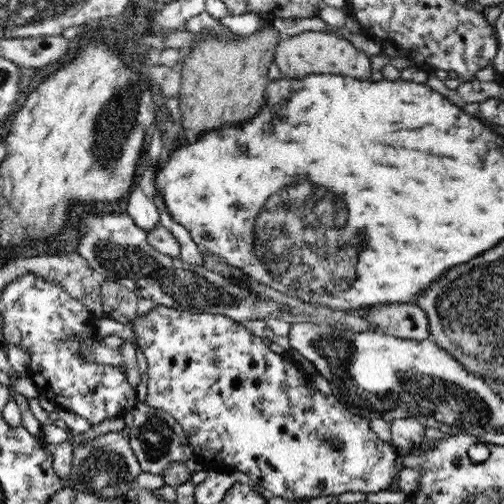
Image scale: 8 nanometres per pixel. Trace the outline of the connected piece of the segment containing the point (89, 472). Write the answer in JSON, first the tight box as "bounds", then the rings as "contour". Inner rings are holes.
{"bounds":[69,432,142,498],"contour":[[[107,432],[93,440],[81,445],[73,446],[72,472],[70,478],[77,478],[77,481],[69,487],[78,492],[95,493],[98,497],[116,498],[124,496],[128,490],[135,488],[138,484],[142,467],[138,457],[134,455],[130,441],[125,432]]]}

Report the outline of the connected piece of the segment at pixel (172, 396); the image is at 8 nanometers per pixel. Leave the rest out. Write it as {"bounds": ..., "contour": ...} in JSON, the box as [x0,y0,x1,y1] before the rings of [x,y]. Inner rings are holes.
{"bounds":[132,306,401,500],"contour":[[[157,306],[145,313],[144,316],[136,317],[132,321],[136,331],[136,344],[138,344],[147,360],[147,394],[145,404],[154,409],[164,410],[172,415],[184,429],[189,438],[190,446],[194,455],[208,461],[211,458],[232,465],[234,470],[244,472],[251,478],[251,482],[270,490],[274,496],[288,500],[308,500],[320,496],[344,494],[344,492],[369,493],[388,490],[396,485],[397,474],[399,473],[399,458],[401,452],[392,444],[383,441],[370,428],[369,419],[356,413],[350,412],[340,400],[333,395],[328,397],[318,390],[312,377],[304,373],[298,364],[289,354],[278,354],[258,338],[253,336],[242,323],[234,319],[209,312],[193,313],[182,311],[176,308]]]}

